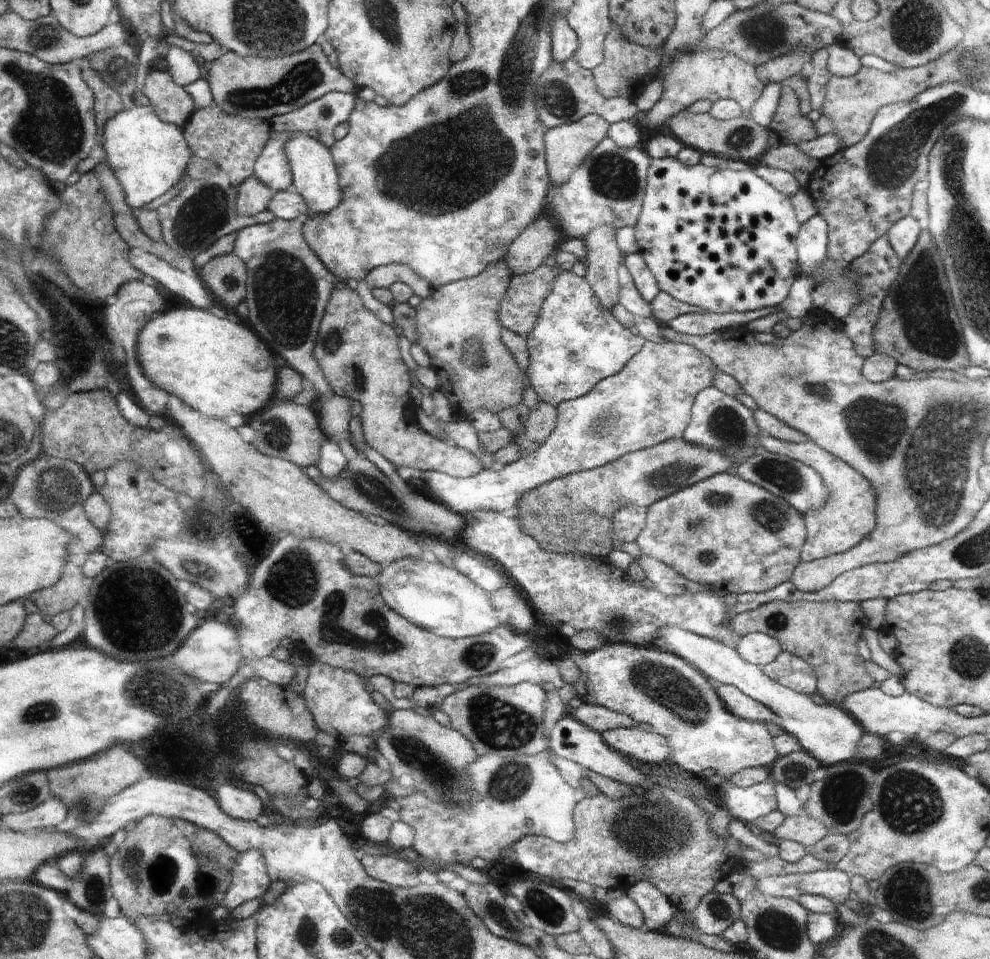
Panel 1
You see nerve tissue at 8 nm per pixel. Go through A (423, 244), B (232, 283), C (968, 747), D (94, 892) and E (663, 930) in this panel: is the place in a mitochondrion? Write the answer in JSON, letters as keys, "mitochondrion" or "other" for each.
{"A":"other","B":"mitochondrion","C":"other","D":"mitochondrion","E":"other"}

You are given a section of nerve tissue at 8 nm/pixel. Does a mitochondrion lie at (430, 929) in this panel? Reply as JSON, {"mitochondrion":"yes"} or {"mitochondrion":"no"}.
{"mitochondrion":"yes"}

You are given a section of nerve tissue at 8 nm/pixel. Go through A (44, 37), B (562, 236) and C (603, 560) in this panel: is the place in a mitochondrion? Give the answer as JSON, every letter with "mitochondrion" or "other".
{"A":"mitochondrion","B":"other","C":"other"}

